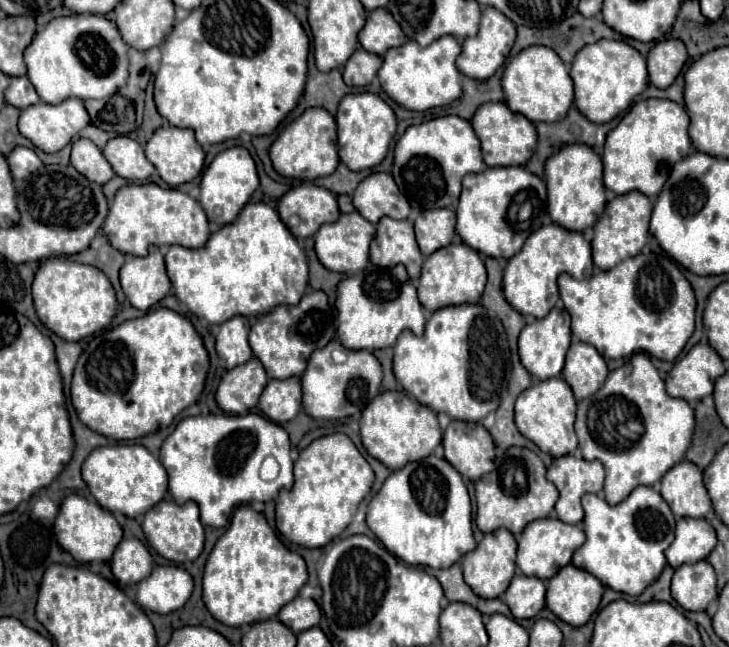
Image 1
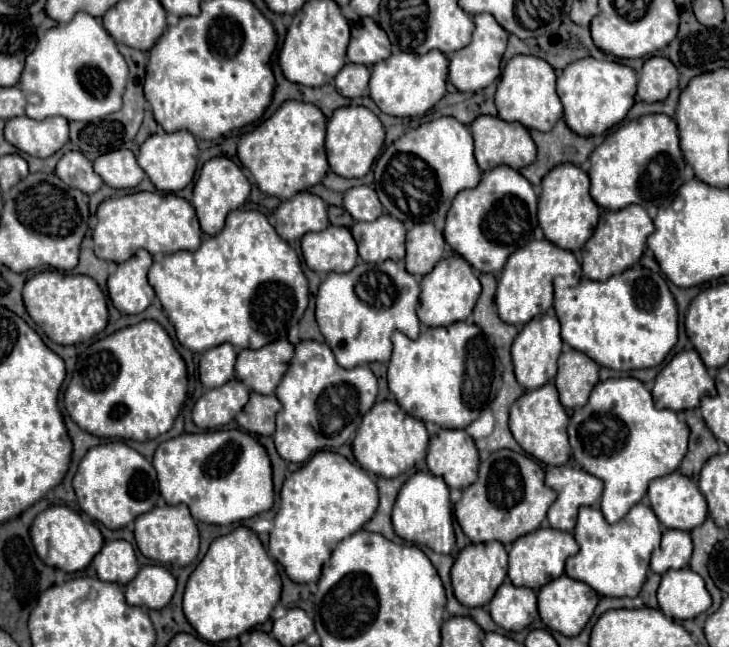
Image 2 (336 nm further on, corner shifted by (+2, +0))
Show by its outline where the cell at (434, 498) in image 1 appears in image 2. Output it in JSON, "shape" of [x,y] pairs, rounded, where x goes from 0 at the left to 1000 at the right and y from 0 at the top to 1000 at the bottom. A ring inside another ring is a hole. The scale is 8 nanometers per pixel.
{"shape":[[[575,728],[550,753],[542,784],[539,784],[539,818],[542,824],[564,839],[583,842],[599,855],[619,855],[624,842],[621,802],[619,802],[619,774],[616,753],[605,737]]]}

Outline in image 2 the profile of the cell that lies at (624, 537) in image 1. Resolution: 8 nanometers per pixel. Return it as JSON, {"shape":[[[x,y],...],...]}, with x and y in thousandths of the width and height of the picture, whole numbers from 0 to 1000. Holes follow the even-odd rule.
{"shape":[[[868,781],[866,790],[841,811],[830,805],[819,784],[797,784],[786,827],[794,839],[794,855],[775,870],[778,892],[802,898],[827,923],[874,923],[888,895],[893,855],[907,836],[907,808],[890,781]]]}

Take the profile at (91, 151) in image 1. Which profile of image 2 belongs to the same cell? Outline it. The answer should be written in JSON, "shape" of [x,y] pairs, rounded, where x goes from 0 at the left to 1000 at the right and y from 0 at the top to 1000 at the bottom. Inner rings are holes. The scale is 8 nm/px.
{"shape":[[[92,233],[81,246],[75,267],[92,286],[100,286],[100,292],[111,292],[117,301],[130,298],[141,286],[139,274],[128,264],[128,252],[117,246],[111,233]]]}

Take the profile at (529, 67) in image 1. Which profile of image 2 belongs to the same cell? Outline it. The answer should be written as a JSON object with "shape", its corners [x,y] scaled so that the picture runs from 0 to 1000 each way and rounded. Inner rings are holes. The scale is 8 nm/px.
{"shape":[[[706,85],[704,91],[698,91],[679,144],[679,165],[684,172],[684,181],[690,187],[709,187],[723,199],[756,202],[764,184],[770,184],[772,178],[772,162],[761,144],[761,122],[761,107],[739,88]]]}

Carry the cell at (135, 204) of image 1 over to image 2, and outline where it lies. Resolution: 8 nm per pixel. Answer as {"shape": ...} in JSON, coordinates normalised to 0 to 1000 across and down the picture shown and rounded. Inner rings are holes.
{"shape":[[[191,295],[171,304],[152,304],[136,317],[128,376],[136,400],[169,406],[188,385],[202,385],[207,394],[265,388],[276,379],[276,351],[259,311],[235,298]]]}

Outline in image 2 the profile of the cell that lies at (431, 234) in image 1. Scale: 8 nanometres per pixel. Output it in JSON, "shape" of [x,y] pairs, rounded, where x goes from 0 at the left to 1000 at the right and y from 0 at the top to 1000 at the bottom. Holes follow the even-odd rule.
{"shape":[[[594,345],[569,348],[558,357],[558,419],[567,425],[583,425],[605,400],[610,385],[608,360]]]}

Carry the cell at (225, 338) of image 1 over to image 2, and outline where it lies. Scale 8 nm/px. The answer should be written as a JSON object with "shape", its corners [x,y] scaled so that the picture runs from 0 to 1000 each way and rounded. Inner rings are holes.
{"shape":[[[306,530],[281,543],[273,555],[273,586],[281,601],[295,601],[322,583],[325,543],[320,533]]]}

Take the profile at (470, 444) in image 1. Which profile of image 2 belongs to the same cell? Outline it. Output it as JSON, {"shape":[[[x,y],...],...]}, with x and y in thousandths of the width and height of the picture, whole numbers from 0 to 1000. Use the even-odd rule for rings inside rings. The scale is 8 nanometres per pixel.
{"shape":[[[602,663],[588,679],[586,722],[619,756],[643,753],[654,743],[657,722],[657,700],[646,672],[635,663]]]}

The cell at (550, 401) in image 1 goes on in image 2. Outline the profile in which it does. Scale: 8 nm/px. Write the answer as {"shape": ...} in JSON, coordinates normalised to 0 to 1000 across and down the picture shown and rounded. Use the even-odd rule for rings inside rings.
{"shape":[[[748,592],[734,604],[717,607],[698,635],[698,663],[715,694],[748,719],[775,719],[781,713],[781,679],[778,679],[781,645],[767,620],[759,592]]]}

